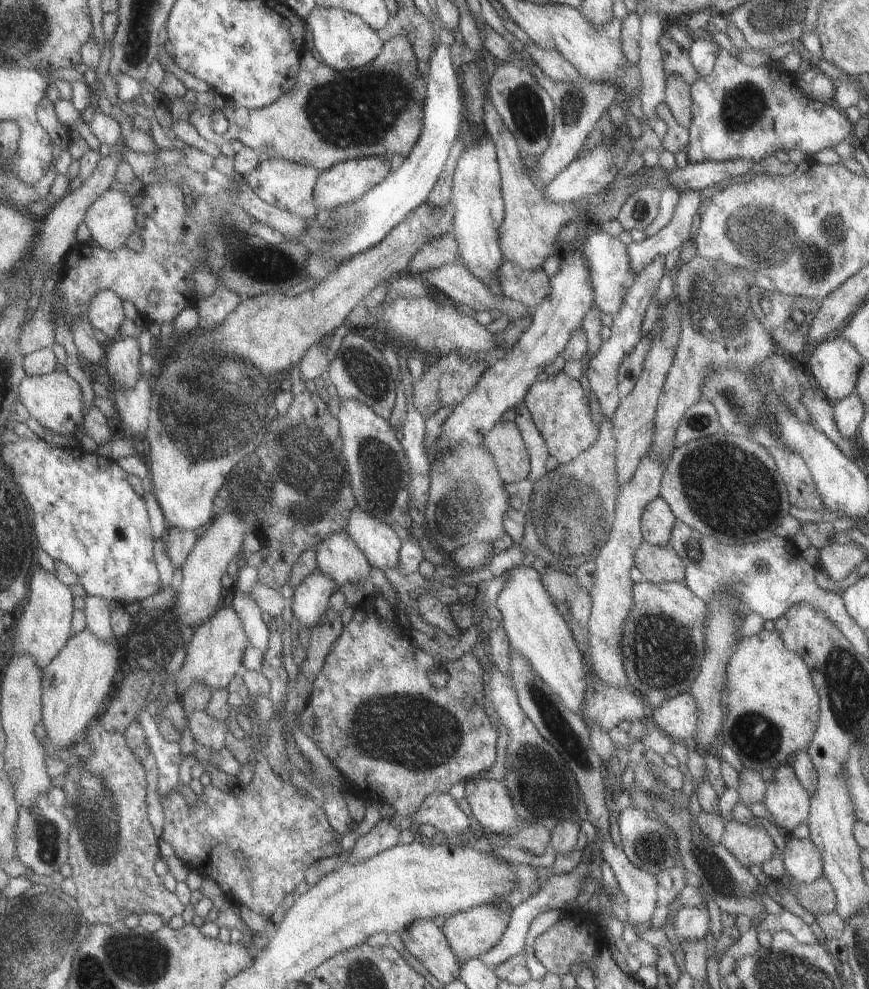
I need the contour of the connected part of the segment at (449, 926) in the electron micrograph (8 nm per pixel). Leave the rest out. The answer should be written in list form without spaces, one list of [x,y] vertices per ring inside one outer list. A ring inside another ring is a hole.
[[[482,904],[474,906],[474,909],[463,911],[455,916],[448,917],[443,927],[454,951],[462,963],[466,964],[474,958],[481,957],[482,954],[493,949],[495,945],[504,937],[506,930],[512,921],[510,913],[503,910],[499,904]]]

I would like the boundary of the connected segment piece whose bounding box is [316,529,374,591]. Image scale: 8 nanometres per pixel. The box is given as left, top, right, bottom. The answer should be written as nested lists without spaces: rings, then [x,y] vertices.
[[[347,530],[332,534],[328,540],[316,549],[318,569],[326,576],[334,578],[340,586],[340,591],[356,580],[364,580],[372,576],[373,567],[362,548],[350,538]]]

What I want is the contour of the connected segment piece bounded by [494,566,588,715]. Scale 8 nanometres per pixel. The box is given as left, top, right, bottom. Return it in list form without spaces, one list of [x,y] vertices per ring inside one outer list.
[[[518,566],[506,571],[504,586],[498,592],[494,605],[502,615],[502,626],[508,637],[510,650],[520,654],[534,674],[560,698],[560,702],[574,714],[581,714],[586,682],[585,662],[572,638],[566,620],[558,612],[554,600],[542,584],[540,574],[530,566]]]

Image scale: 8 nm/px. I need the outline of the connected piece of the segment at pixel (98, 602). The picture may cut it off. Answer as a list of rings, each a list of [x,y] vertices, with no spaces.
[[[88,595],[84,609],[87,618],[87,629],[100,640],[117,640],[112,619],[112,602],[100,596]]]

